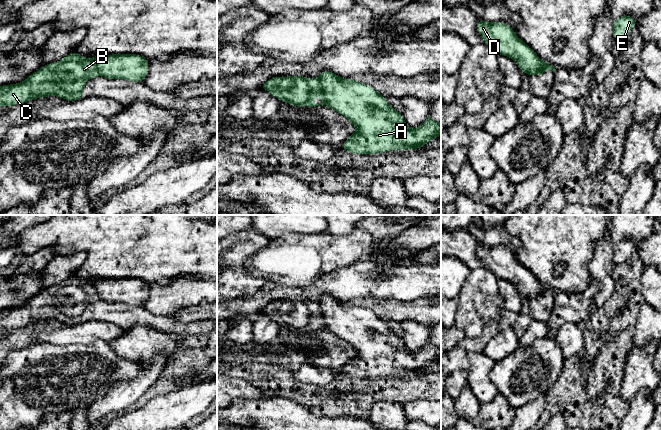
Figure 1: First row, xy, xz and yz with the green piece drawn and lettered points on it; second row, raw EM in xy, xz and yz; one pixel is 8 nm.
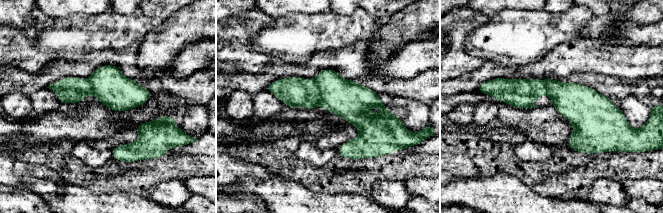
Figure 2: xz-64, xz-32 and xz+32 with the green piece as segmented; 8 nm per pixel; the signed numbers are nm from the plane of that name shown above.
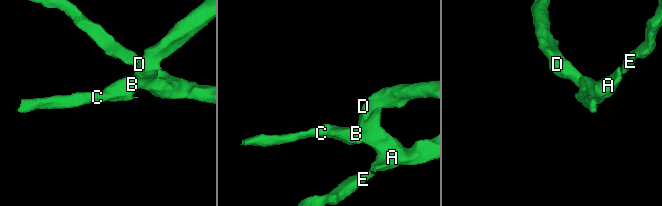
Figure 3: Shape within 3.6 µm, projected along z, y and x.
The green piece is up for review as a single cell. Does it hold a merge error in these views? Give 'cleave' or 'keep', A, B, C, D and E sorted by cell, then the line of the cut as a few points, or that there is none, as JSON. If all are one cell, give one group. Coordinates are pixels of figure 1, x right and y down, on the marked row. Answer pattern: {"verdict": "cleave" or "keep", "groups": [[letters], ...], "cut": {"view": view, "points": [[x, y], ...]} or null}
{"verdict": "cleave", "groups": [["A", "D", "E"], ["B", "C"]], "cut": {"view": "xz", "points": [[316, 78], [320, 83], [325, 104]]}}

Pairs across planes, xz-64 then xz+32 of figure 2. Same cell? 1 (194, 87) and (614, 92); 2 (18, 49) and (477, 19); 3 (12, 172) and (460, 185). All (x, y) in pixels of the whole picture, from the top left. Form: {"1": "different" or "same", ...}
{"1": "same", "2": "same", "3": "different"}

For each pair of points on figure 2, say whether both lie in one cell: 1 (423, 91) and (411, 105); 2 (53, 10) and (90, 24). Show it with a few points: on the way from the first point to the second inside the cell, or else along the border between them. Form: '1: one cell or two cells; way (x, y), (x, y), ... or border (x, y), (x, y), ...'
1: two cells; border (407, 99), (415, 99), (429, 106)
2: two cells; border (91, 15), (64, 15), (54, 19)

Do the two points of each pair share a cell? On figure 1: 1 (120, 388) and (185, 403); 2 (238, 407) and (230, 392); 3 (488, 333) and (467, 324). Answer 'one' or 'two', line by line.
1: two
2: two
3: two

